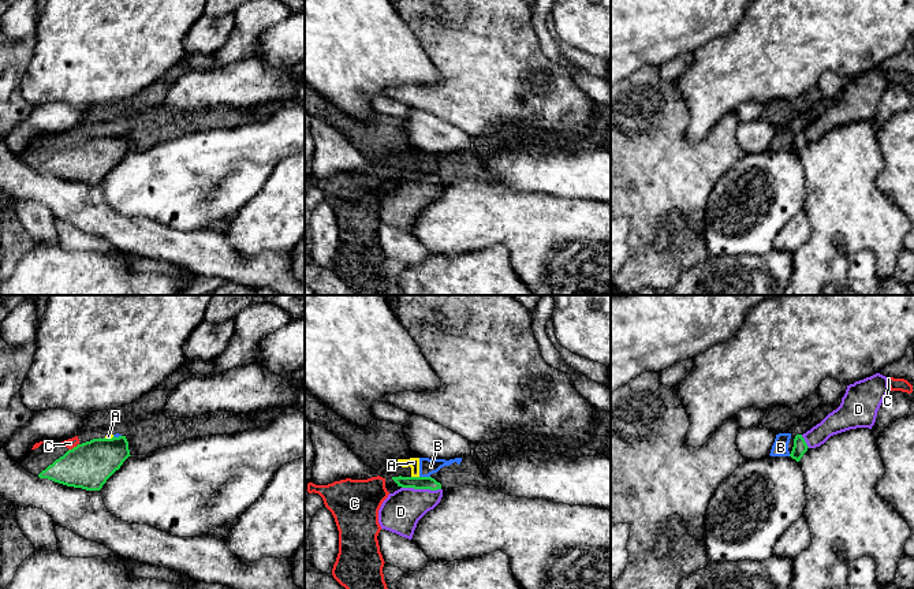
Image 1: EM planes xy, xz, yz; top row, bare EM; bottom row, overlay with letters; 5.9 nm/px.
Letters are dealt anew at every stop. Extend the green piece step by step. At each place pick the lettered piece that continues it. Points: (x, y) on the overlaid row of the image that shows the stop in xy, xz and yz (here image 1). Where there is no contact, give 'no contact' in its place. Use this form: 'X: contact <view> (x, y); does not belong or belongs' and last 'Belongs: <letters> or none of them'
A: contact xz (416, 477); does not belong
B: contact xz (425, 477); does not belong
C: contact xy (74, 447); does not belong
D: contact xz (421, 488); belongs
Belongs: D

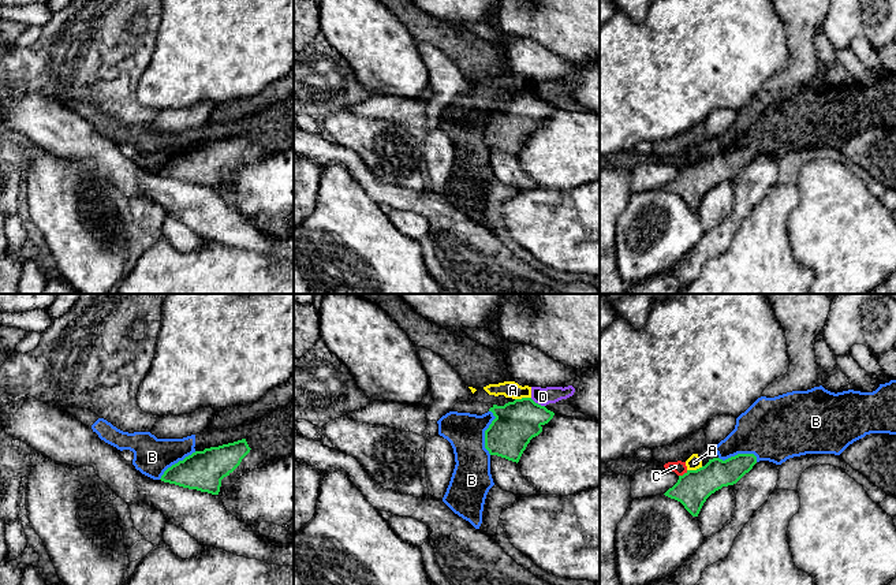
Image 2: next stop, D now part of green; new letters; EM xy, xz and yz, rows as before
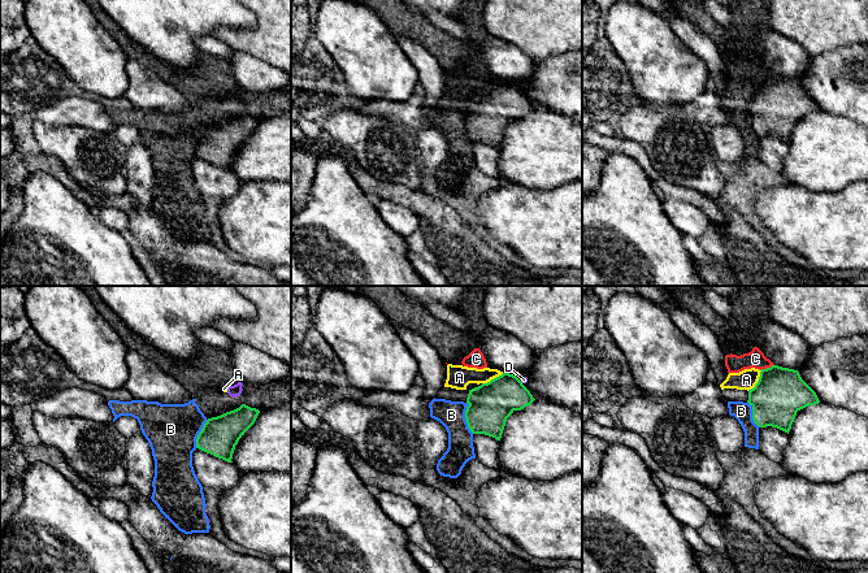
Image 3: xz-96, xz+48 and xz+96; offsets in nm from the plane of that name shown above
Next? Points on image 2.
A: contact xz (522, 398); does not belong
B: contact xz (485, 432); does not belong
C: contact yz (684, 473); does not belong
D: contact xz (537, 403); does not belong
Belongs: none of them

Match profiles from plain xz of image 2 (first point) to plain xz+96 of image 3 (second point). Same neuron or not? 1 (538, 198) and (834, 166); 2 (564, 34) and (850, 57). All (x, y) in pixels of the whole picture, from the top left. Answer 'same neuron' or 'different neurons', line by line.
1: different neurons
2: different neurons

